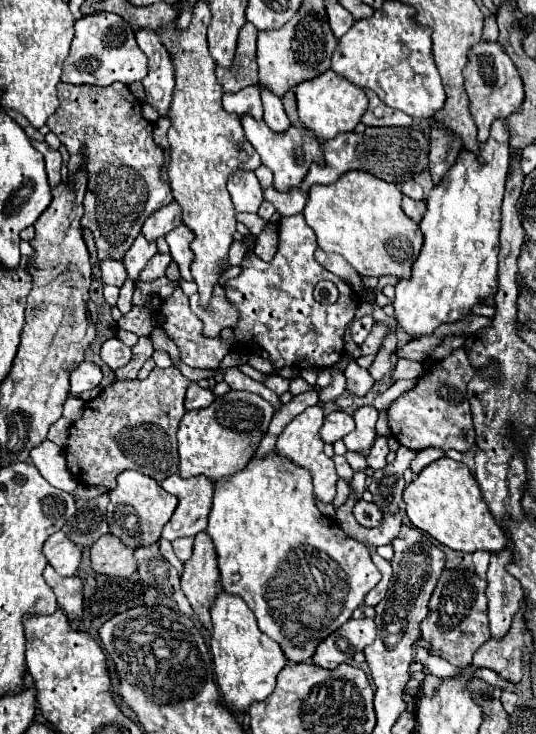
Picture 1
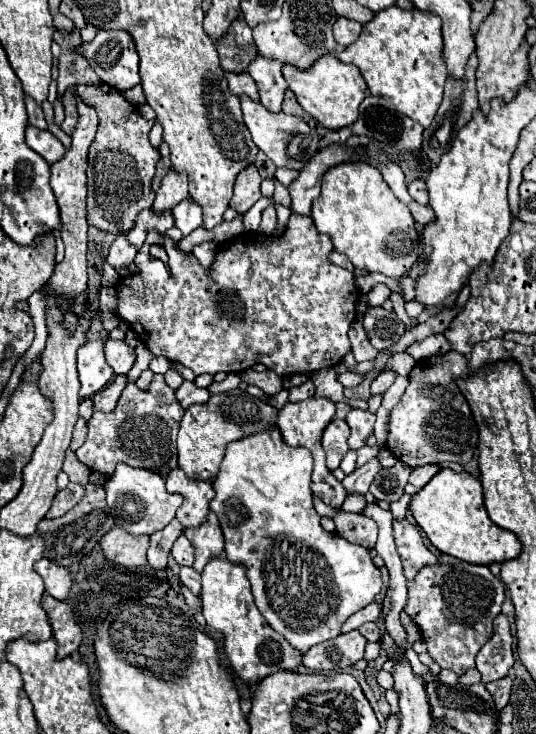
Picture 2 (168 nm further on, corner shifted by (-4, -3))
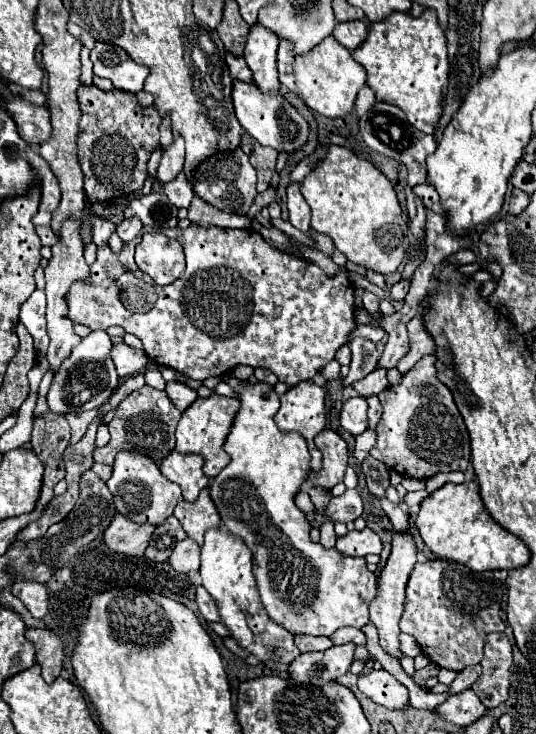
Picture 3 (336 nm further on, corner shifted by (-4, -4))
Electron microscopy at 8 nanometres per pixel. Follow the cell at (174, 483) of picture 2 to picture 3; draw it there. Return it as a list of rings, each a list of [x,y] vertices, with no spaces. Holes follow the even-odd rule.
[[[173,449],[169,457],[163,459],[159,469],[169,481],[177,483],[183,489],[183,499],[195,501],[199,491],[209,485],[209,479],[205,477],[201,467],[203,459],[199,459],[197,455],[185,455]]]

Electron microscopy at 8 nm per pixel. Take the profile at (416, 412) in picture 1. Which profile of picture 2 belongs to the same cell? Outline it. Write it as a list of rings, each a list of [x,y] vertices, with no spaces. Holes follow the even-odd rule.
[[[455,350],[441,354],[441,356],[431,356],[431,358],[419,360],[415,364],[415,368],[409,374],[409,386],[407,386],[405,394],[401,396],[399,404],[391,410],[389,438],[387,438],[387,448],[391,450],[391,454],[395,454],[401,462],[409,464],[411,468],[423,466],[423,464],[439,464],[445,460],[467,464],[473,458],[477,444],[479,444],[477,424],[473,422],[471,408],[469,408],[463,392],[457,386],[457,380],[465,380],[469,376],[469,372],[471,370],[467,366],[467,358]]]

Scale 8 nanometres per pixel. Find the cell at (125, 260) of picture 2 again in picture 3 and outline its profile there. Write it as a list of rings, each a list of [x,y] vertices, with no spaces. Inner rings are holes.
[[[129,217],[129,219],[123,219],[123,223],[117,227],[117,235],[123,239],[123,241],[131,241],[139,231],[141,231],[143,223],[139,221],[139,217]]]

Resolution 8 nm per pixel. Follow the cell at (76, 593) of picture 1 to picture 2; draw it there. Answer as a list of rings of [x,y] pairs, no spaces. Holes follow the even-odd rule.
[[[43,596],[43,608],[49,614],[51,626],[53,626],[53,636],[59,642],[59,658],[69,656],[75,652],[81,644],[81,628],[75,622],[73,608],[65,600],[55,600],[53,596]]]

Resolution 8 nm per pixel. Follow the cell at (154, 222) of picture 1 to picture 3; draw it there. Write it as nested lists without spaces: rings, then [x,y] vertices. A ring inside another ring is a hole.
[[[175,137],[173,143],[169,147],[163,149],[163,157],[159,163],[159,183],[167,183],[171,179],[175,179],[175,175],[183,169],[183,161],[185,161],[185,147],[183,147],[183,137]]]

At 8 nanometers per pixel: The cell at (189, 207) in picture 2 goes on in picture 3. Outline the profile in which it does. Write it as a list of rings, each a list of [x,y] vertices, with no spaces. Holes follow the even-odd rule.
[[[183,171],[179,173],[179,177],[175,177],[175,181],[169,181],[167,185],[163,185],[163,191],[171,199],[171,203],[177,205],[177,207],[185,207],[187,209],[191,199],[193,199],[193,189],[187,183],[187,177],[185,177]]]

